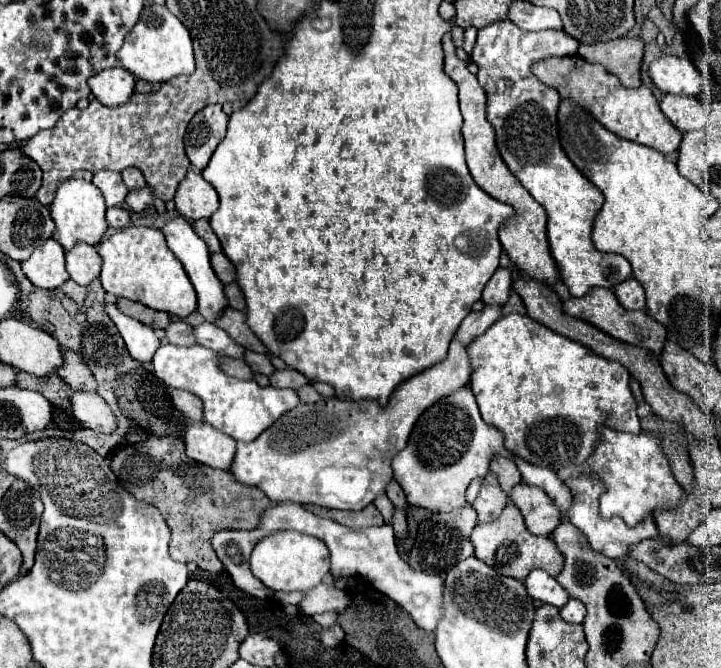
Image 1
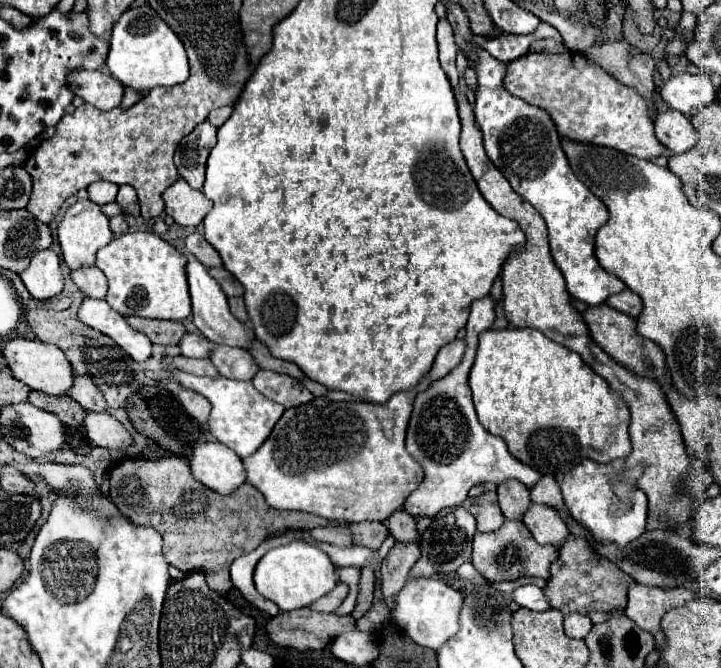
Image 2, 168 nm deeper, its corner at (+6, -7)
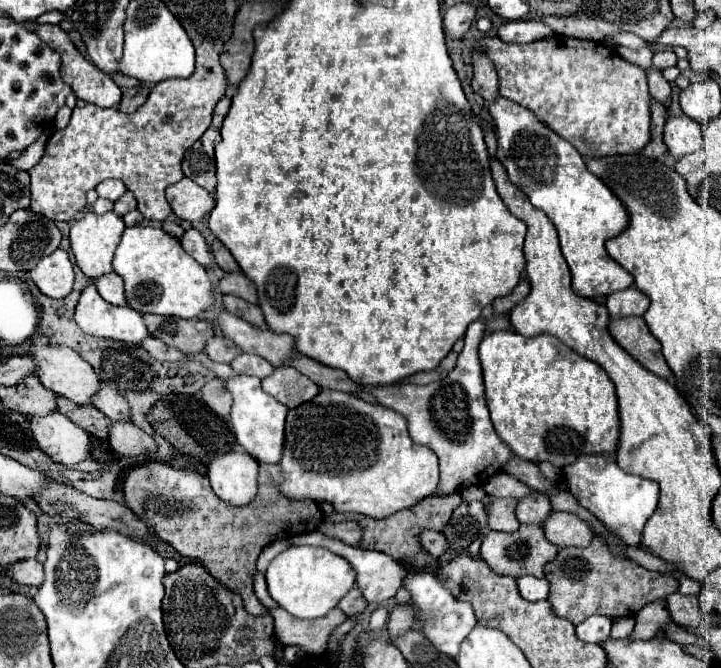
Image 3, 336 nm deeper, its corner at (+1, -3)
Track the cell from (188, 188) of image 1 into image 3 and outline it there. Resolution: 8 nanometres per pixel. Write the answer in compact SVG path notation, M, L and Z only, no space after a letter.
M189 177L167 187L167 201L179 219L191 223L203 219L215 207L215 199Z

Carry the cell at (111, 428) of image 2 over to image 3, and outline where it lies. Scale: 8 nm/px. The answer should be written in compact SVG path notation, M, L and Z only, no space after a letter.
M113 423L109 433L111 447L123 455L123 457L137 457L137 455L149 455L157 451L157 443L139 427L133 423Z

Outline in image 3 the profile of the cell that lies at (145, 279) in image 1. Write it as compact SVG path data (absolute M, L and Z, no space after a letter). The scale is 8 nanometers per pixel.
M127 227L113 257L113 269L125 281L129 307L139 313L193 319L215 305L213 285L203 265L199 265L179 243L157 227Z

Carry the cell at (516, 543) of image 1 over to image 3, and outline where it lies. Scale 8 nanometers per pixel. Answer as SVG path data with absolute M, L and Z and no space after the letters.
M521 525L515 533L501 533L501 531L489 531L489 535L481 543L481 557L489 563L489 567L495 573L507 573L515 579L523 575L543 577L543 569L549 561L555 559L559 547L549 543L545 539L545 533L539 525Z

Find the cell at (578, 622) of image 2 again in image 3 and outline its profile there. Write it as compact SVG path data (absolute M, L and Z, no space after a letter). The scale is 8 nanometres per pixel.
M591 615L583 623L577 625L577 637L585 643L603 643L609 639L611 619L603 615Z

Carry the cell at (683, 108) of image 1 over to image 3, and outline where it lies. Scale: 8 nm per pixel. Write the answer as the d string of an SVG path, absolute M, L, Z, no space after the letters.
M669 117L663 131L663 141L675 159L695 153L703 147L703 129L689 117Z

